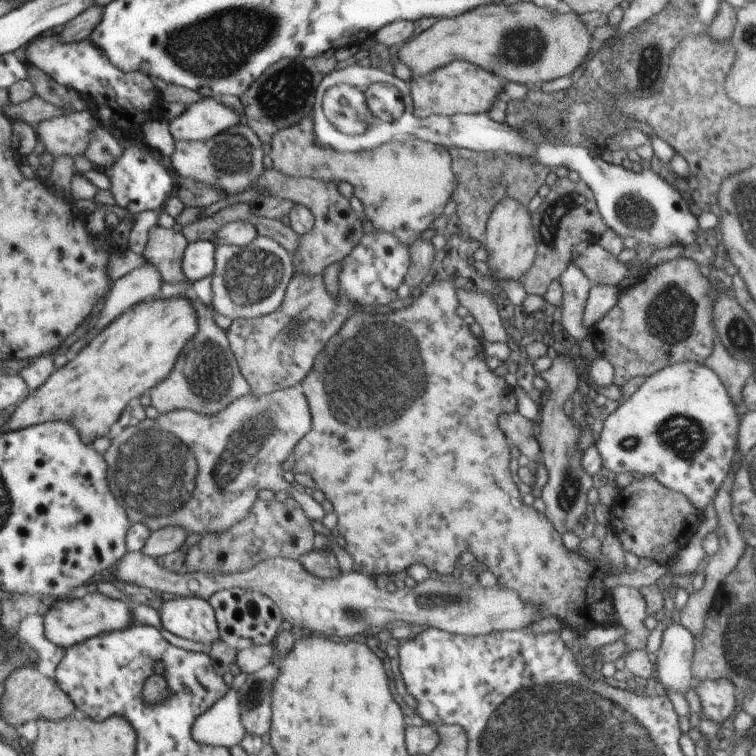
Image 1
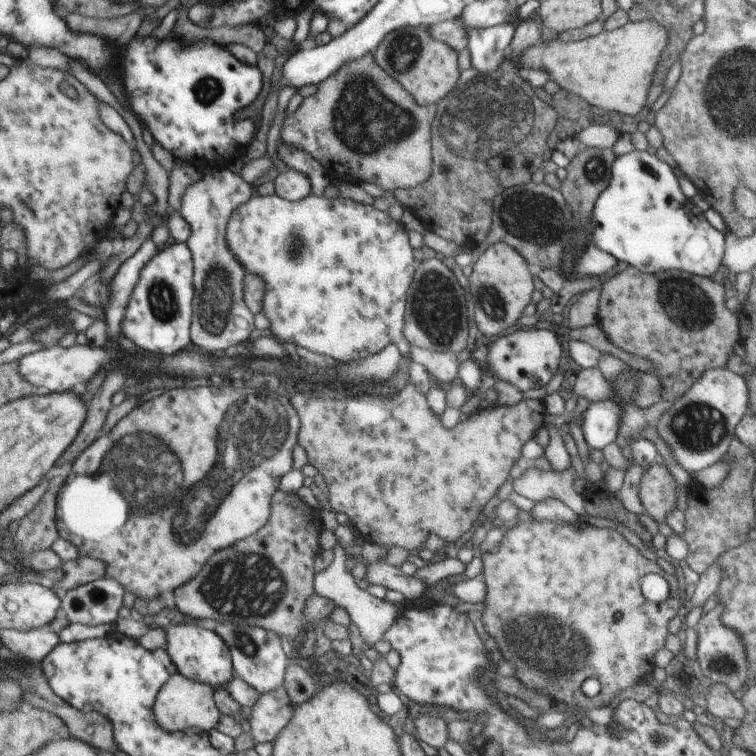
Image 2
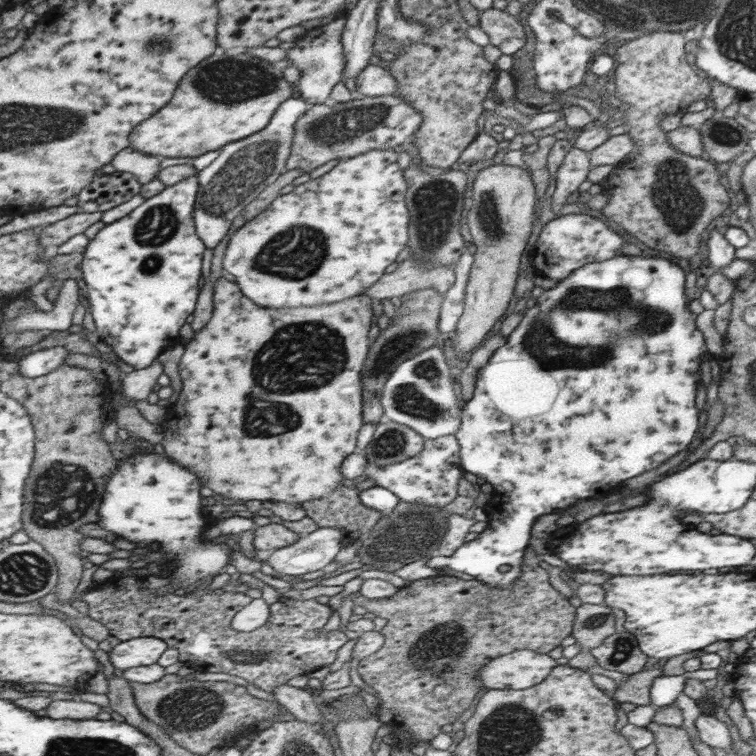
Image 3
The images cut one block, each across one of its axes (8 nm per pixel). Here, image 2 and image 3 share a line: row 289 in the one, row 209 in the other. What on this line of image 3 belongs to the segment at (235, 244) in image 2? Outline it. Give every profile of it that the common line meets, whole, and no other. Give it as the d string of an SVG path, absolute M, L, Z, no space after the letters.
M385 148L384 150L370 149L368 152L352 158L339 159L338 165L328 173L294 187L294 191L290 192L290 194L279 195L279 198L276 198L264 212L246 222L229 236L220 269L226 270L228 274L236 278L236 284L240 287L242 294L248 297L254 304L272 309L334 304L334 302L342 302L342 300L348 298L364 295L369 286L382 279L382 272L398 258L398 252L402 252L406 242L408 242L410 212L406 208L406 202L404 202L404 196L407 196L408 185L406 184L404 173L398 165L397 156L394 149Z

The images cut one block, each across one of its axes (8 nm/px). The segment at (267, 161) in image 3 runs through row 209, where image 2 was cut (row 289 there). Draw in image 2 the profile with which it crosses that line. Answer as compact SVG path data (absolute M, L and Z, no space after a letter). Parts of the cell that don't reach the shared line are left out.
M212 168L204 171L204 176L198 182L194 182L184 192L179 214L188 222L191 229L190 237L185 243L193 257L193 286L195 289L193 299L193 320L190 333L192 342L195 336L244 336L246 341L252 331L255 330L255 315L247 308L245 296L243 295L243 285L245 269L237 256L230 251L225 238L226 228L233 213L242 207L254 196L252 186L243 180L238 174L234 174L229 169L218 170Z

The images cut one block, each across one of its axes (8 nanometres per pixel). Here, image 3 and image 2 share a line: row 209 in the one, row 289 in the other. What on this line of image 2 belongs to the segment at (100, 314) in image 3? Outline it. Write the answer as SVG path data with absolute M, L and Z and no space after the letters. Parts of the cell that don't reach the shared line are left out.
M171 242L161 246L158 254L144 266L140 282L132 294L122 322L121 336L132 340L138 348L162 355L176 355L192 341L193 257L185 243Z

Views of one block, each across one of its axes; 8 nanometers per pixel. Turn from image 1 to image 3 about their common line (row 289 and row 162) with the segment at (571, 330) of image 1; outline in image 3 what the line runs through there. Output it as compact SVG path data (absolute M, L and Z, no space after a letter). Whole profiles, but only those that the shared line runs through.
M576 147L570 149L556 172L556 191L552 194L550 206L554 216L561 217L560 212L568 196L578 190L578 186L587 179L591 167L588 151Z

